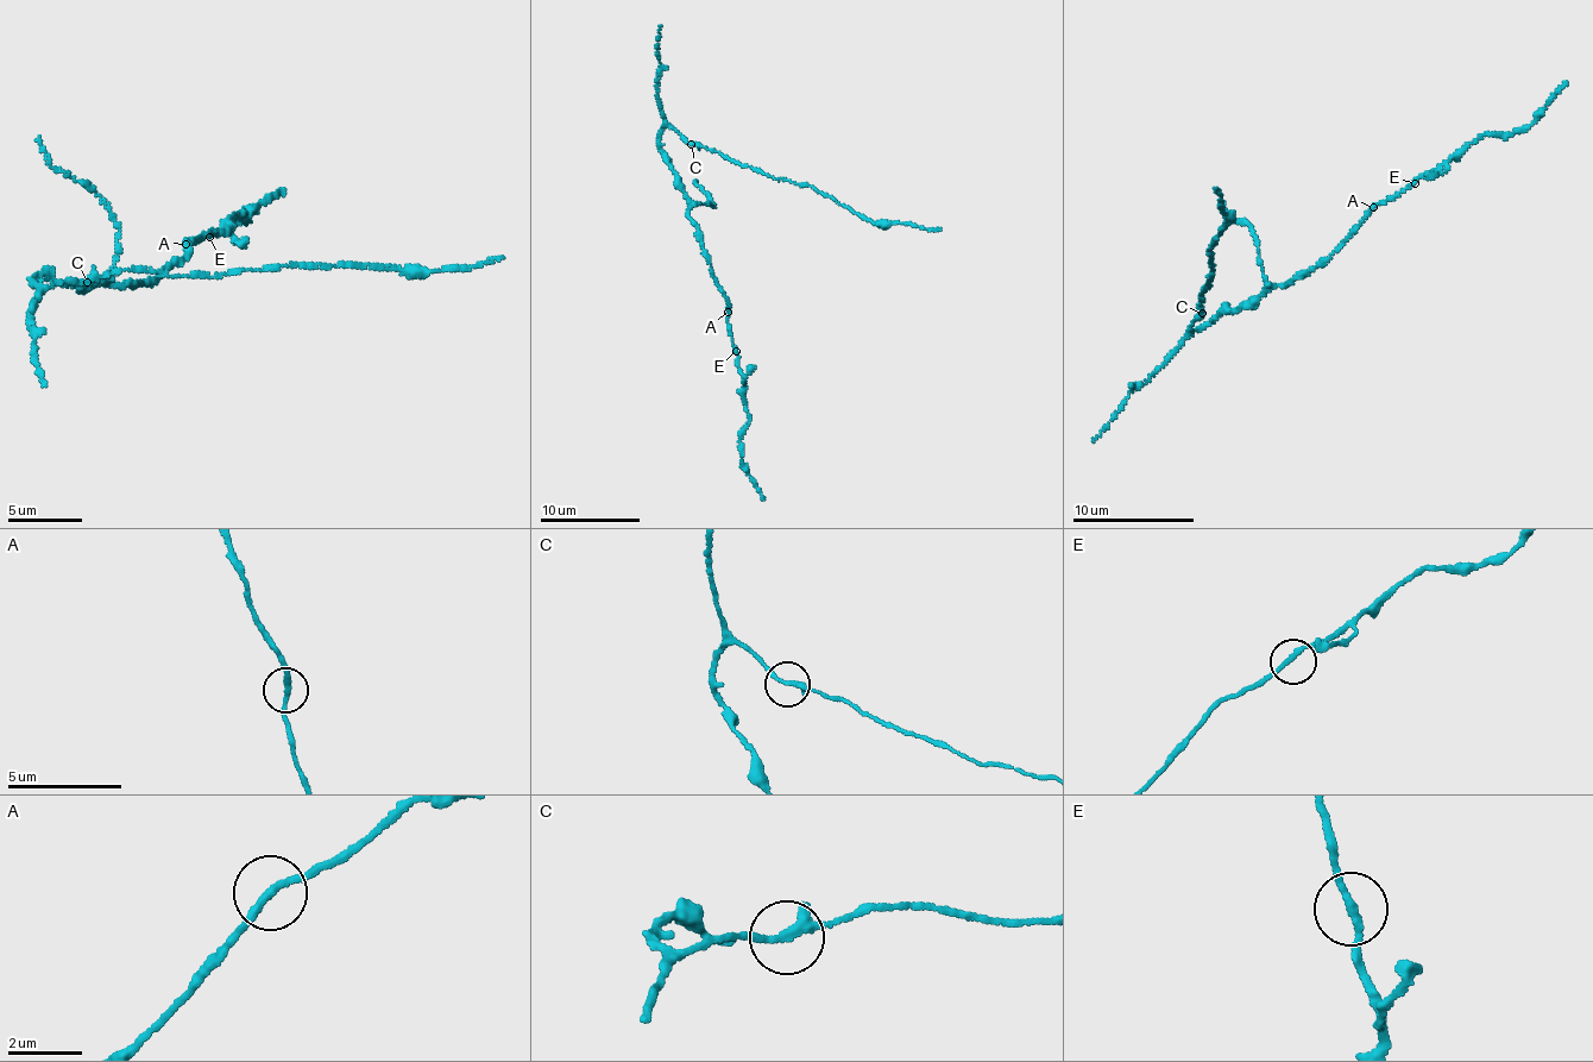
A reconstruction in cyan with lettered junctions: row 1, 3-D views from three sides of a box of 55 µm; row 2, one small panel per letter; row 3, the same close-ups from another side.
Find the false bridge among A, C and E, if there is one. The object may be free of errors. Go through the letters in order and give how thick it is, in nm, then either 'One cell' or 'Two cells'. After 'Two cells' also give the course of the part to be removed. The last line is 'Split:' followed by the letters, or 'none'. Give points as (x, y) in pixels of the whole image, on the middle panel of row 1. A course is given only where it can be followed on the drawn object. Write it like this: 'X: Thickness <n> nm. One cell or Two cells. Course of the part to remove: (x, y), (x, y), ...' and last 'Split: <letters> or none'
A: Thickness 200 nm. One cell
C: Thickness 240 nm. One cell
E: Thickness 200 nm. One cell
Split: none

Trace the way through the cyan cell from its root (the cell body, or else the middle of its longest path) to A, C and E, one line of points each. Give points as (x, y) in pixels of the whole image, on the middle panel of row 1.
A: (668, 164), (675, 175), (675, 186), (687, 200), (688, 219), (697, 228), (697, 240), (725, 297), (728, 312)
C: (668, 164), (659, 140), (665, 126), (669, 126), (691, 145)
E: (668, 164), (725, 297), (729, 335), (736, 351)

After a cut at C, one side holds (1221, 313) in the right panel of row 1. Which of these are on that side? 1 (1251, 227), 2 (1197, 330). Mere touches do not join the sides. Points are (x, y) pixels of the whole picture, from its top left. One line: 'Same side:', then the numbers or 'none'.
Same side: 1, 2

